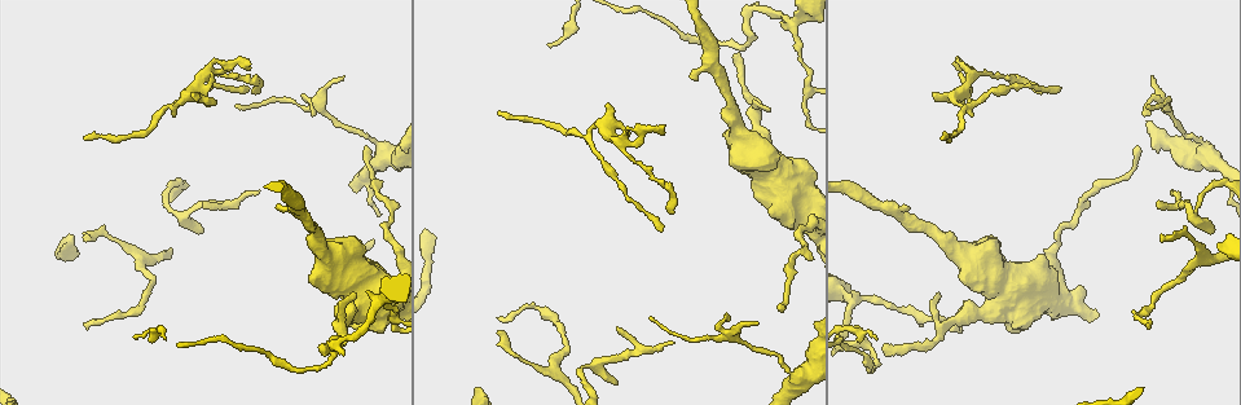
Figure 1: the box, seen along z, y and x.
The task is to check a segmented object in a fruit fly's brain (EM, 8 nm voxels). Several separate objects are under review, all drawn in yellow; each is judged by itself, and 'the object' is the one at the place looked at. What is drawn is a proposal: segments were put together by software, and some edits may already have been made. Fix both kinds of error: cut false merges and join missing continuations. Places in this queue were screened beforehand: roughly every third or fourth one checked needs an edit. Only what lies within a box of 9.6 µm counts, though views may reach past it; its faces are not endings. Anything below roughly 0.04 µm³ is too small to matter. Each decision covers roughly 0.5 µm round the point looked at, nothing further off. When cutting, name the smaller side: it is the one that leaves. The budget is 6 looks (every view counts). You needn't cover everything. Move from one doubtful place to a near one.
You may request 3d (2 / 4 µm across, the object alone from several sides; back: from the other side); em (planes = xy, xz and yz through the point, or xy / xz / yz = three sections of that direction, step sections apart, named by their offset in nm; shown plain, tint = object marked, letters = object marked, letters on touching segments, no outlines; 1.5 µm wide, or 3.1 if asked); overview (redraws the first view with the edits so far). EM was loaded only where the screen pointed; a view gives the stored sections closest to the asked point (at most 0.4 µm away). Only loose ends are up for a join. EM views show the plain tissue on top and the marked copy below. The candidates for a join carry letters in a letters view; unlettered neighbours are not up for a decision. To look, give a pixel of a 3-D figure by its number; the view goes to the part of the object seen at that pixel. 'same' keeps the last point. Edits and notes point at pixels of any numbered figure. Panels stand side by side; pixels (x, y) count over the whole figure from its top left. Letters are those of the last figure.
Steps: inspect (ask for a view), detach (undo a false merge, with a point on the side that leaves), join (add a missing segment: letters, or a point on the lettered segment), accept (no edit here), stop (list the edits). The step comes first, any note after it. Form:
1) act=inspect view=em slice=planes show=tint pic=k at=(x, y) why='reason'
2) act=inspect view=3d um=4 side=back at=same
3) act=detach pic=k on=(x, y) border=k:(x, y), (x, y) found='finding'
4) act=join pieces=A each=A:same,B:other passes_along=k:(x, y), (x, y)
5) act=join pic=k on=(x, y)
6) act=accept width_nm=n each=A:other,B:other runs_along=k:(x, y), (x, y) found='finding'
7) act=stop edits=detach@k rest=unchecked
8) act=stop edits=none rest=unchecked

act=inspect view=em slice=planes show=letters pic=1 at=(344, 77) why='thin end'

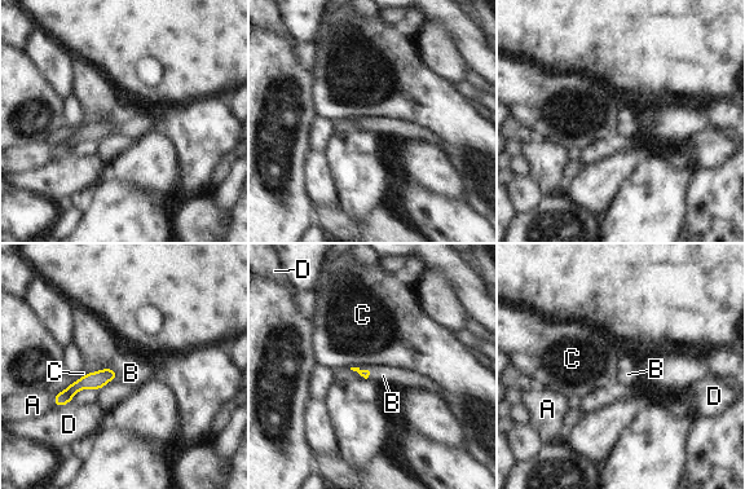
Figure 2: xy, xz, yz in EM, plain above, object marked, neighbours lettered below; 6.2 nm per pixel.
act=join pieces=B each=A:other,B:same,C:other,D:other found='the neuron continues'

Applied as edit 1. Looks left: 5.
act=inspect view=em slice=planes show=letters pic=1 at=(664, 135) why='branch stops here'

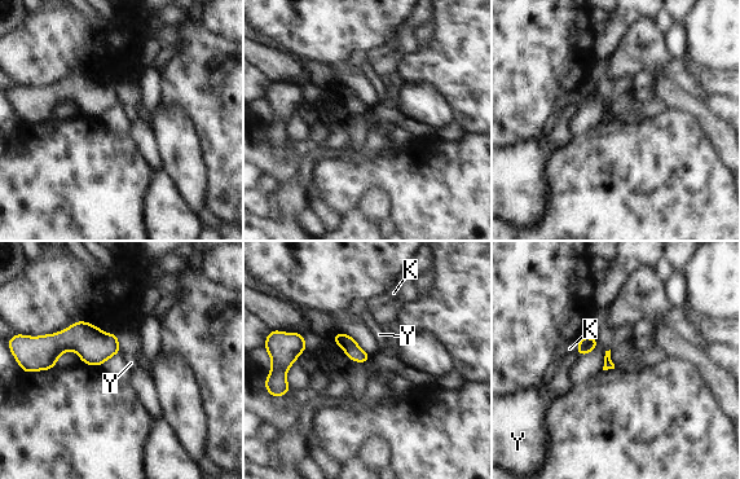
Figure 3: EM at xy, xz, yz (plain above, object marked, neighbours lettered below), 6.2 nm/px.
act=join pieces=K each=K:same,Y:other passes_along=3:(586, 343), (578, 345), (569, 348) found='the neuron continues'

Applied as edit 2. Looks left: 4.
act=inspect view=overview why='redraw'

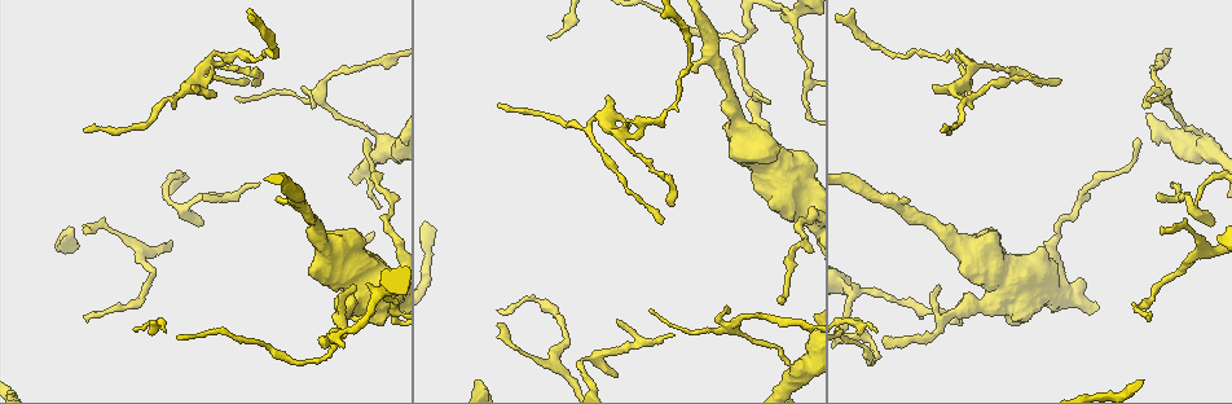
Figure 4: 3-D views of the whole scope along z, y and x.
act=inspect view=em slice=xz step=8 show=letters pic=4 at=(503, 314) why='tapers out'

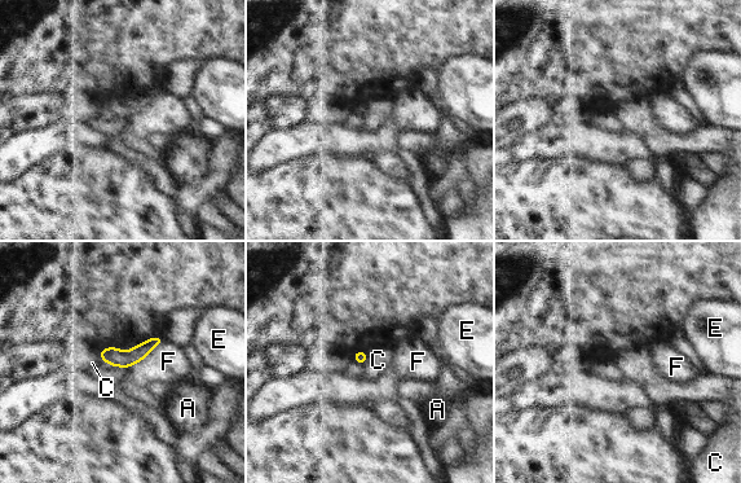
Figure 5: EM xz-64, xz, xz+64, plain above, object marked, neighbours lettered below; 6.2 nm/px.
act=inspect view=em slice=planes show=letters at=same

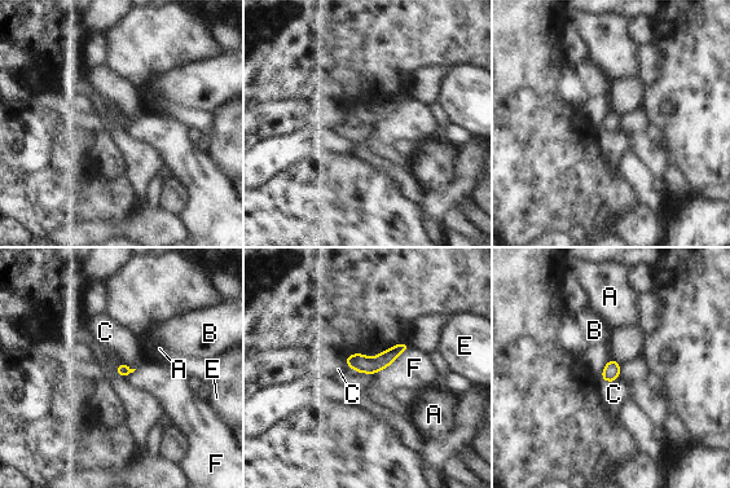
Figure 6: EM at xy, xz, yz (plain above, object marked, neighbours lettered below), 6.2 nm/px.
act=accept longest_contact=F:220nm each=A:other,B:other,C:other,E:other,F:other runs_along=6:(404, 346), (379, 363), (348, 361) found='none of them fits'

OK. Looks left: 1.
act=stop edits=join@2,join@3 rest=unchecked

